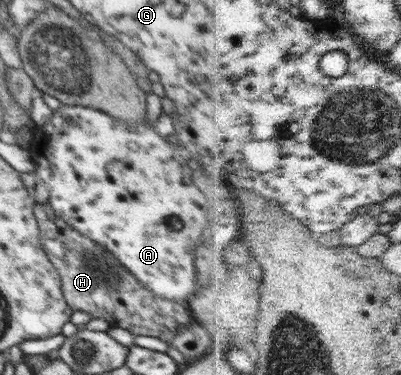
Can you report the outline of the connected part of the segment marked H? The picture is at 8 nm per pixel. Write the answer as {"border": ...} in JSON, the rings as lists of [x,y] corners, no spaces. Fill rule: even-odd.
{"border":[[[36,202],[34,214],[38,221],[43,251],[58,269],[62,294],[73,310],[86,311],[91,317],[105,319],[115,327],[127,329],[135,336],[159,337],[171,341],[184,327],[193,322],[185,304],[161,299],[148,290],[110,251],[82,236],[65,221],[56,217],[51,204]],[[103,293],[112,297],[116,309],[103,309]]]}

